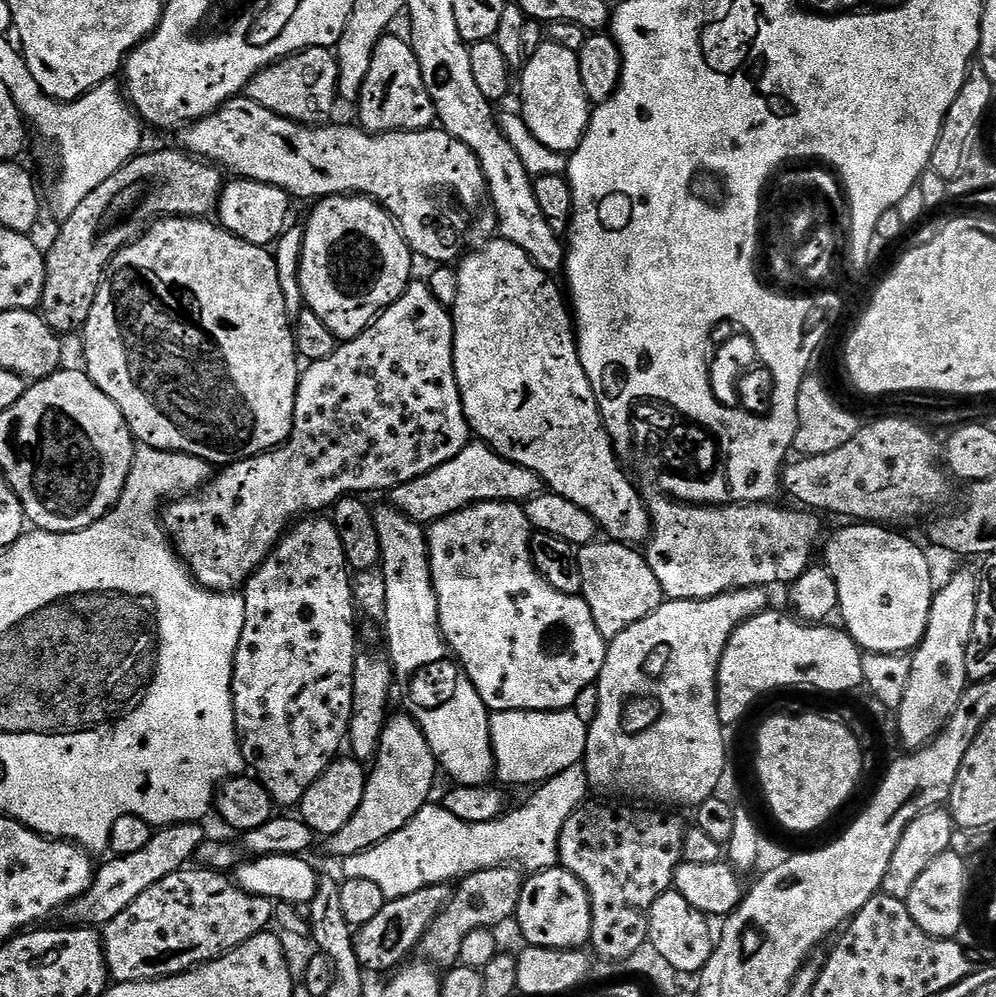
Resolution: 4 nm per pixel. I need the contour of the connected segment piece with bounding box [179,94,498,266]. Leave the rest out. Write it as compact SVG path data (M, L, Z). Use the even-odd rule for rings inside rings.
M241 94L226 101L206 119L187 125L179 135L184 143L181 144L183 151L207 160L229 173L232 171L237 177L283 188L289 197L295 199L297 196L300 200L319 202L326 196L369 196L390 213L413 253L419 259L421 256L424 260L433 260L431 263L436 266L451 265L469 247L468 236L472 240L484 242L497 231L496 210L492 207L488 183L474 150L458 142L458 138L443 128L433 126L413 132L373 134L359 126L351 128L348 124L332 123L325 122L319 126L299 124L266 110L266 106L258 106L258 102Z

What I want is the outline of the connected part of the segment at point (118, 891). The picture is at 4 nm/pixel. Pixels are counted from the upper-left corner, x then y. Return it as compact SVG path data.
M196 822L161 827L153 831L150 842L146 842L142 850L137 850L135 854L108 858L101 868L99 865L95 869L92 885L78 898L64 905L62 916L68 919L65 921L72 926L103 926L118 918L118 914L122 914L122 910L126 910L126 906L130 906L138 894L146 894L154 882L162 882L162 878L193 863L196 851L206 839L206 833L200 827Z

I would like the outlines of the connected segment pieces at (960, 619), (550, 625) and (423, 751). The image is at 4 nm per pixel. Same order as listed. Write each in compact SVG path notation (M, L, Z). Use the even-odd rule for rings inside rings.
M956 571L950 582L934 592L926 634L919 648L911 653L910 682L906 682L906 698L898 709L900 740L905 749L915 750L944 728L948 716L954 714L958 702L970 681L966 674L966 646L970 630L974 628L974 614L978 606L978 576L975 571Z
M482 502L472 504L468 508L458 510L446 518L436 520L427 525L426 535L428 538L428 561L432 571L432 585L434 594L438 598L438 618L440 629L444 635L445 642L452 650L459 665L470 678L474 690L482 698L482 702L492 712L563 712L571 709L576 703L578 694L586 690L586 686L596 684L600 678L600 671L606 662L609 641L594 626L594 614L590 614L590 606L584 601L583 595L571 596L562 594L562 590L554 590L532 561L530 542L532 541L533 527L528 523L523 507L516 502Z
M389 715L387 722L384 723L380 747L376 749L372 766L373 768L370 768L367 773L368 785L362 794L362 806L358 806L358 810L354 810L354 818L350 818L350 822L346 822L346 826L342 826L342 830L338 830L338 834L327 837L326 844L337 858L353 856L390 838L390 834L402 830L402 826L406 826L406 822L410 822L410 818L414 818L414 814L418 814L418 810L422 810L422 806L429 803L431 796L428 795L432 792L432 783L436 780L438 765L430 750L430 742L426 742L424 732L418 727L413 716Z

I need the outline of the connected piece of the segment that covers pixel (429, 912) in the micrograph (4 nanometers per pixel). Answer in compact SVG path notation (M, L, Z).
M435 884L426 886L414 894L406 894L406 898L387 901L382 910L378 910L378 915L370 922L366 922L366 926L355 929L356 957L361 969L369 973L370 971L391 973L399 969L409 959L408 954L417 949L421 937L447 904L449 895L448 884Z

